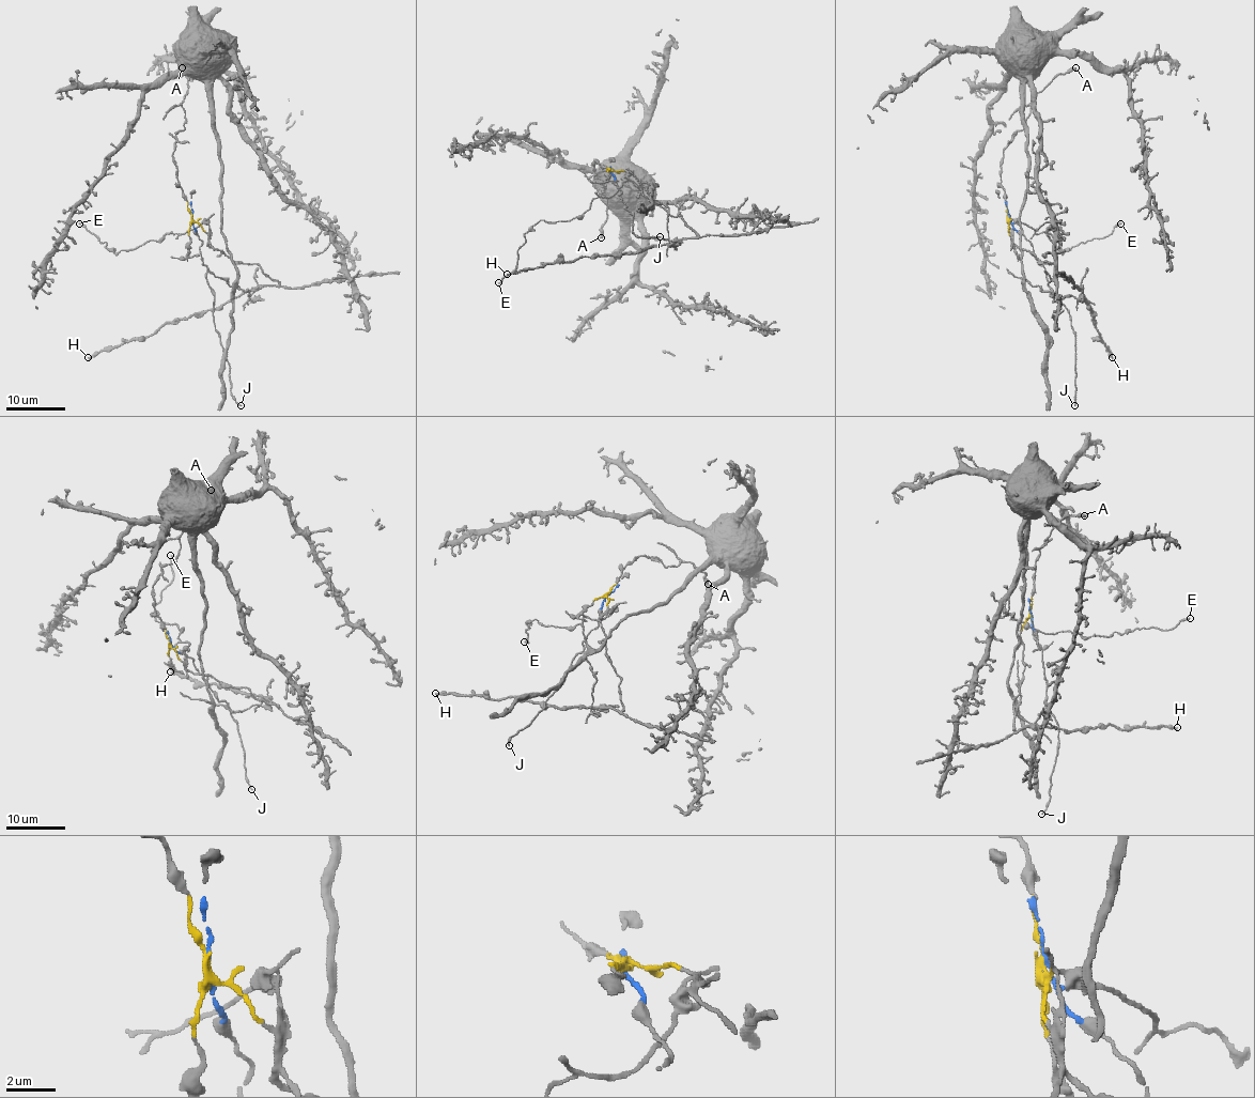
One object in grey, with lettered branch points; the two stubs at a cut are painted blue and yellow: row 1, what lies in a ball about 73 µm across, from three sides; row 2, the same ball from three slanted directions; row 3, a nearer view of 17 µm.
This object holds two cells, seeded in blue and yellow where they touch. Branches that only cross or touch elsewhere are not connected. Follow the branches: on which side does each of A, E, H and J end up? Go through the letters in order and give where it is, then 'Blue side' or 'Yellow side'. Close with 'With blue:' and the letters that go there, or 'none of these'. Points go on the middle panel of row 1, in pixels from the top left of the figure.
A: Place: (601, 237). Yellow side
E: Place: (498, 282). Yellow side
H: Place: (507, 274). Yellow side
J: Place: (660, 236). Blue side
With blue: J

